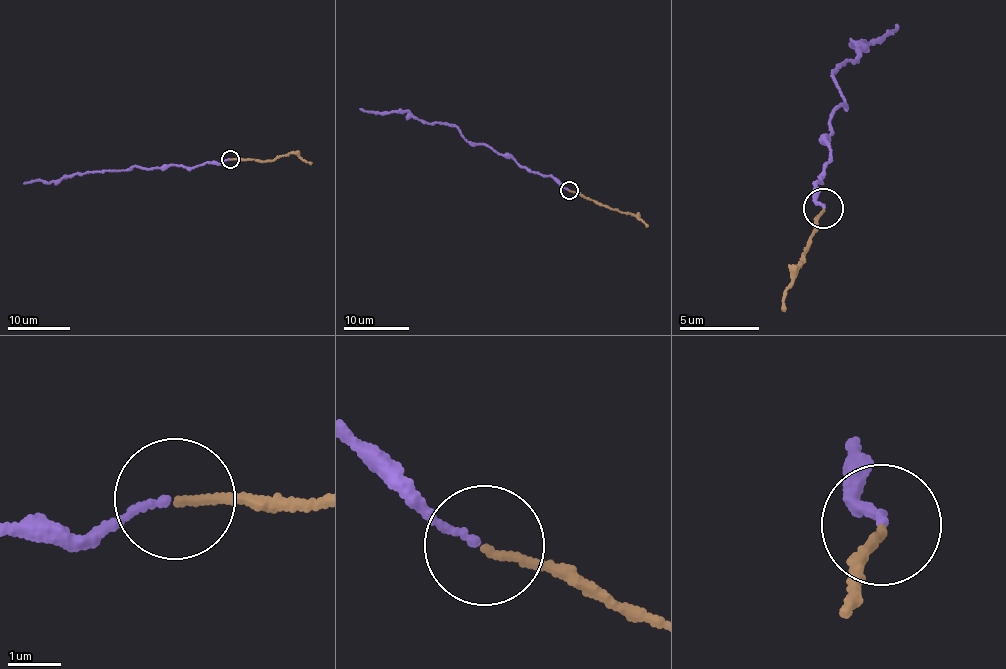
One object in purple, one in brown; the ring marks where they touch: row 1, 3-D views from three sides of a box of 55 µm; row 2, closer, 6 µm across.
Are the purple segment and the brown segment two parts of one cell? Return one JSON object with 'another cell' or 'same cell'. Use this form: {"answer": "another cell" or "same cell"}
{"answer": "same cell"}

